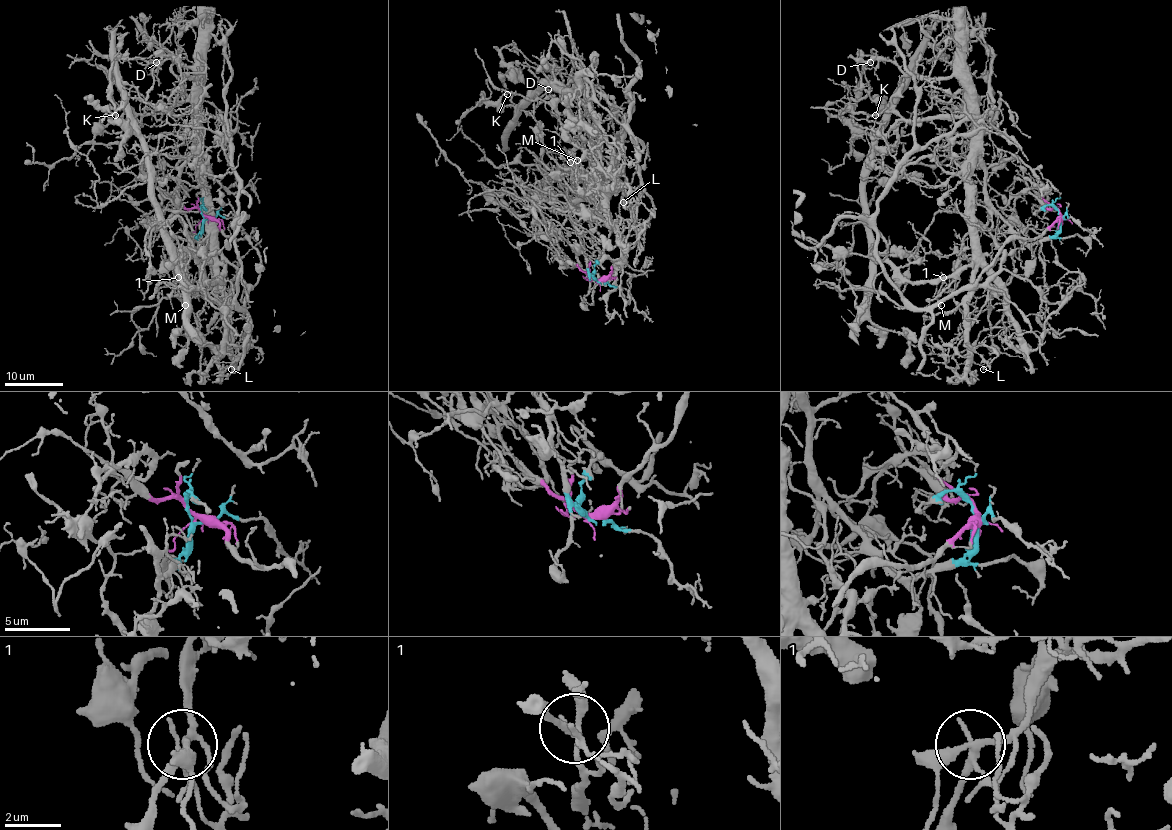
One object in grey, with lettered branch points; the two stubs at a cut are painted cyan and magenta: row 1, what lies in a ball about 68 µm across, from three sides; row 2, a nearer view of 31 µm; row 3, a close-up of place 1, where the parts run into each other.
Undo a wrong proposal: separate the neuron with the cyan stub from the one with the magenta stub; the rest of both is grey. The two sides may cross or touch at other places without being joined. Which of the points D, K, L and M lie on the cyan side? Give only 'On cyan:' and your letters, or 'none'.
On cyan: D, K, L, M

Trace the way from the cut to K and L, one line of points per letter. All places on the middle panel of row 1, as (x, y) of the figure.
K: (595, 279), (570, 204), (585, 197), (597, 167), (563, 126), (548, 82), (528, 103), (500, 101), (507, 94)
L: (595, 279), (570, 220), (570, 204), (592, 189), (611, 189), (617, 184), (629, 188), (625, 206), (623, 201)

